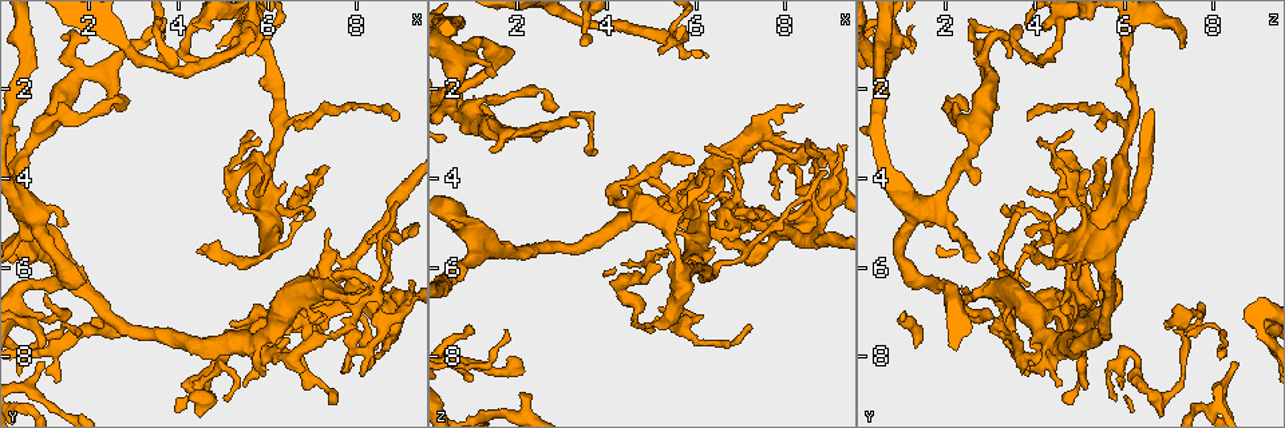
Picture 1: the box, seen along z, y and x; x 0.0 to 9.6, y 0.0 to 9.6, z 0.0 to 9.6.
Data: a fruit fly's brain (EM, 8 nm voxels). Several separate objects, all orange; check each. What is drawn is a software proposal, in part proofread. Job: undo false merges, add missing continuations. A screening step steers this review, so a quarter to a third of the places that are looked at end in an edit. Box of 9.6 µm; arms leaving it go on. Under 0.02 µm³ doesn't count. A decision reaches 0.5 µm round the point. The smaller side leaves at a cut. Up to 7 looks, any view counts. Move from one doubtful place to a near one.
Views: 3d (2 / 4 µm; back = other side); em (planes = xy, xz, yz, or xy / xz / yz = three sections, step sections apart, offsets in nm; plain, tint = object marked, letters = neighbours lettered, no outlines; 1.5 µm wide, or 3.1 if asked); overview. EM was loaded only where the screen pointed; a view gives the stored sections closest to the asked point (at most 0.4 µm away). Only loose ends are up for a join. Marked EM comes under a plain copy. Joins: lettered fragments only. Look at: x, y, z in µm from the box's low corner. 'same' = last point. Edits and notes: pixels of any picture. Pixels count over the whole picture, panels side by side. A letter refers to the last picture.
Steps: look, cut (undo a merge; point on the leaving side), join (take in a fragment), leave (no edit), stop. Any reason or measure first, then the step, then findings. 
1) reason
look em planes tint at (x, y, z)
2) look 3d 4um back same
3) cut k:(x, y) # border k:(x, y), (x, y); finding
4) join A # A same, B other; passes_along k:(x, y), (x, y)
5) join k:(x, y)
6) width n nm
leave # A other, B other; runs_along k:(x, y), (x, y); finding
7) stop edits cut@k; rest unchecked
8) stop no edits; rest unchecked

three-way junction
look 3d 4um at (6.70, 7.15, 5.15)

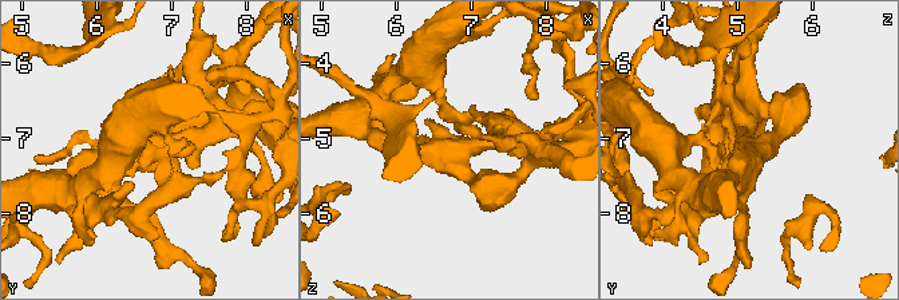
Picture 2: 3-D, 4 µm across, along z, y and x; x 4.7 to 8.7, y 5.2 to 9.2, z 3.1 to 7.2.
need the tissue
look em yz step 4 tint at (6.70, 7.20, 5.15)

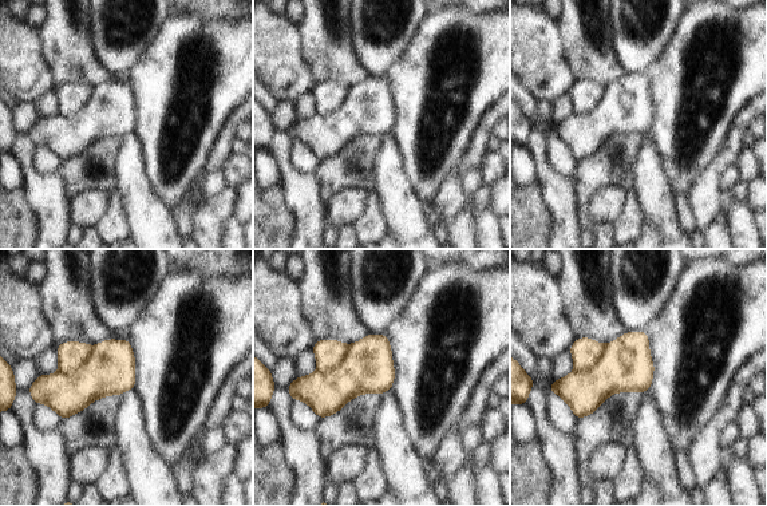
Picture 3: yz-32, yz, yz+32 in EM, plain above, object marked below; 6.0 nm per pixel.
look em planes letters same

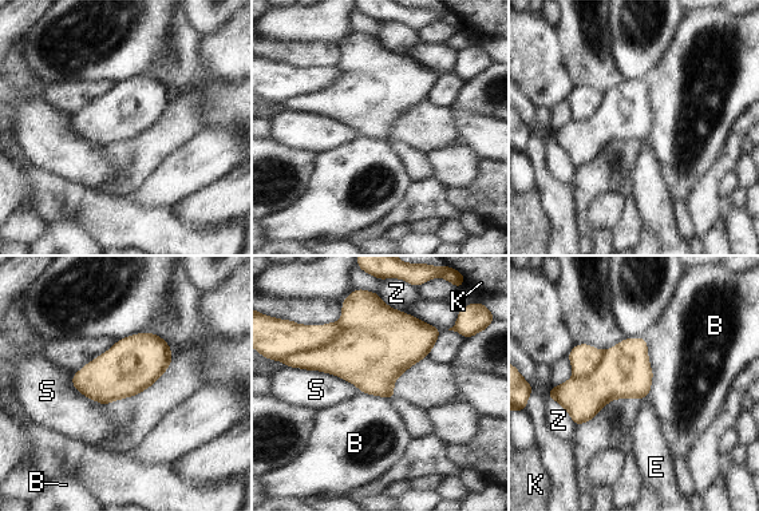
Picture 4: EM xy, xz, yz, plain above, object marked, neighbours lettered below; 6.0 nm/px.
cut 4:(363, 356) # B other, E other, K other, S other, Z other; border 4:(342, 320), (338, 340), (289, 357); two neurons meet here

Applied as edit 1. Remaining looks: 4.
see it whole again
look overview

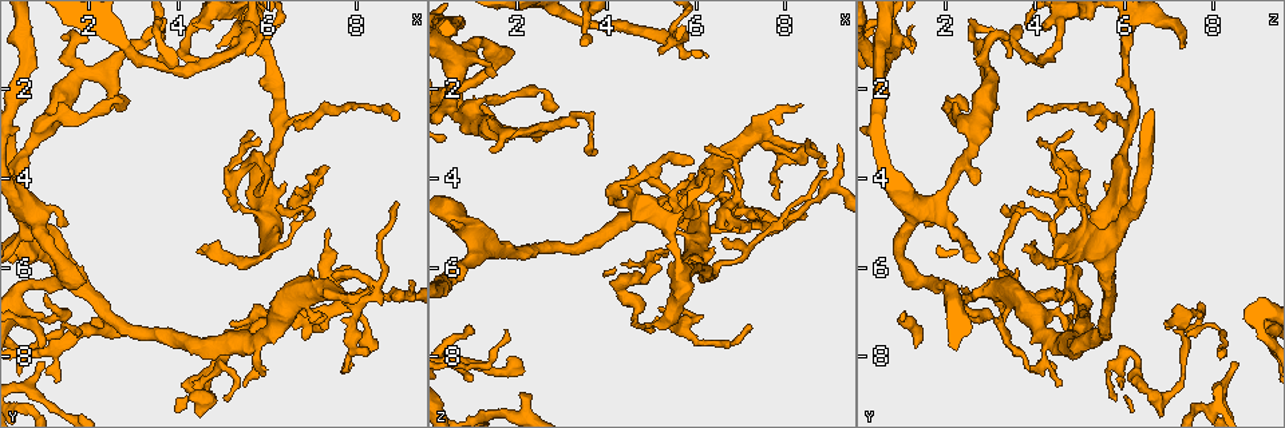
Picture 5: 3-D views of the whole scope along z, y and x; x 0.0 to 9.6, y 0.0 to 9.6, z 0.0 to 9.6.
free end
look em planes tint at (8.30, 6.45, 2.40)

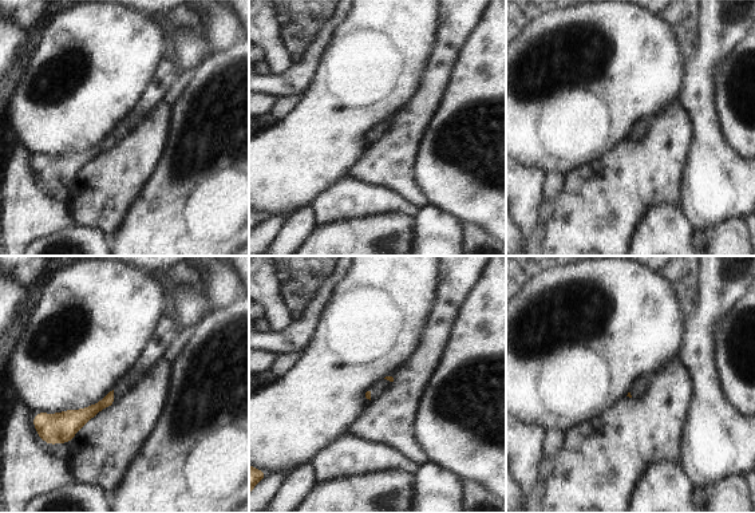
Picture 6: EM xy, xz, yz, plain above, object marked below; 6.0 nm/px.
see the neighbours
look em planes letters same

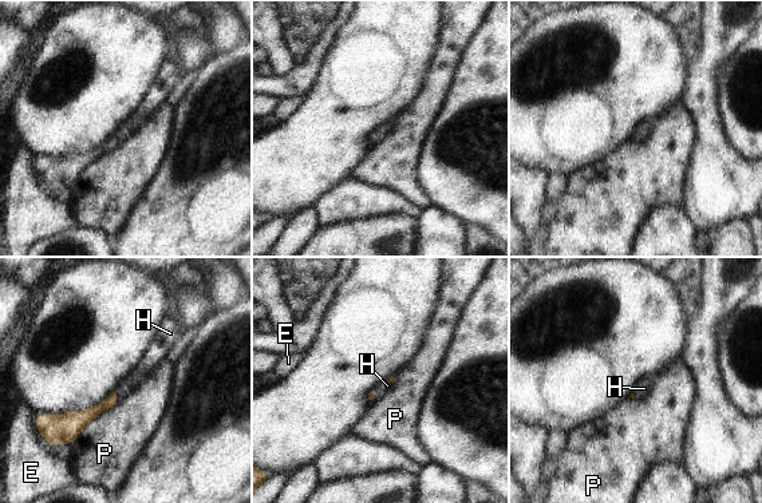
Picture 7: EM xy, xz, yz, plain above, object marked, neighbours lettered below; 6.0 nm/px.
join H # E other, H same, P other; passes_along 7:(81, 419), (115, 396), (146, 368); it goes on there

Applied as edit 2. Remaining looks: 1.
stop edits cut@4, join@7; rest unchecked

